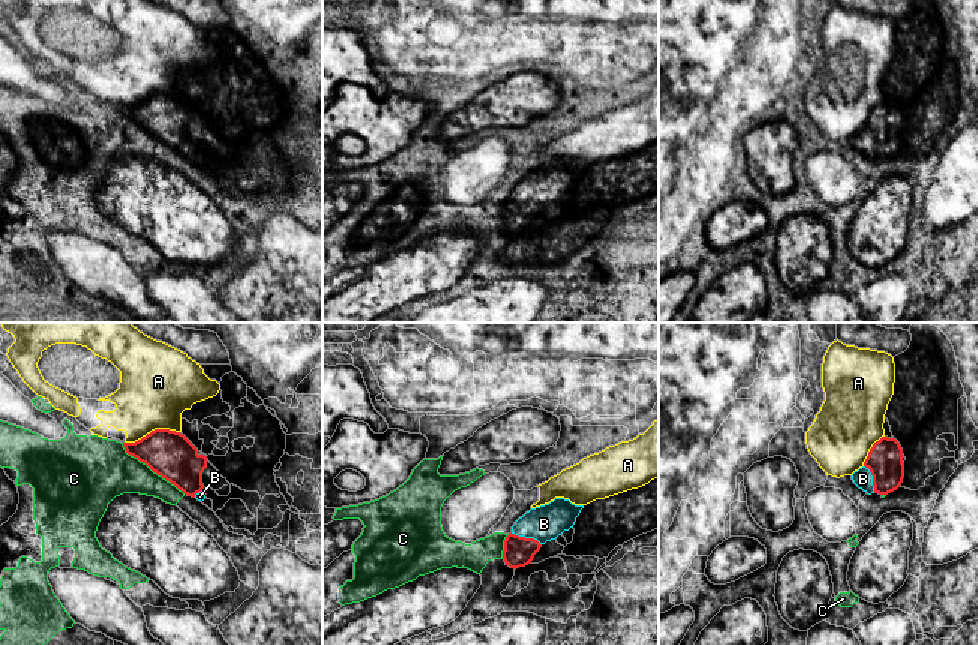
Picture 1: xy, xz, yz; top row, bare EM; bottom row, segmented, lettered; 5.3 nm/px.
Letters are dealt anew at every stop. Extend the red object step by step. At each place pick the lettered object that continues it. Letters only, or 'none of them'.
B

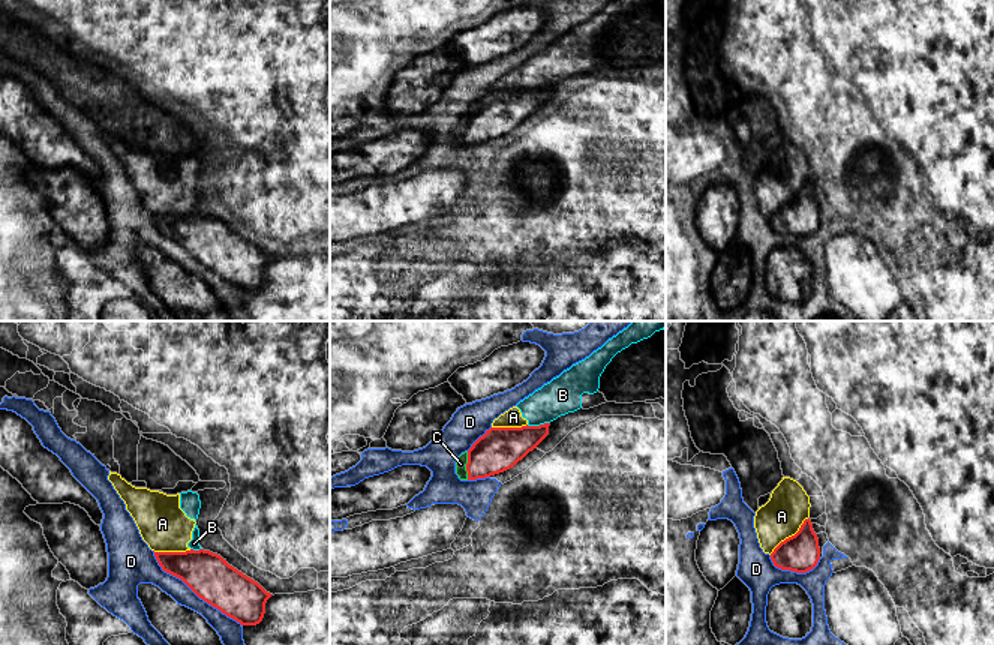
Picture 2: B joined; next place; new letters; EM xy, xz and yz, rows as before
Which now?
C

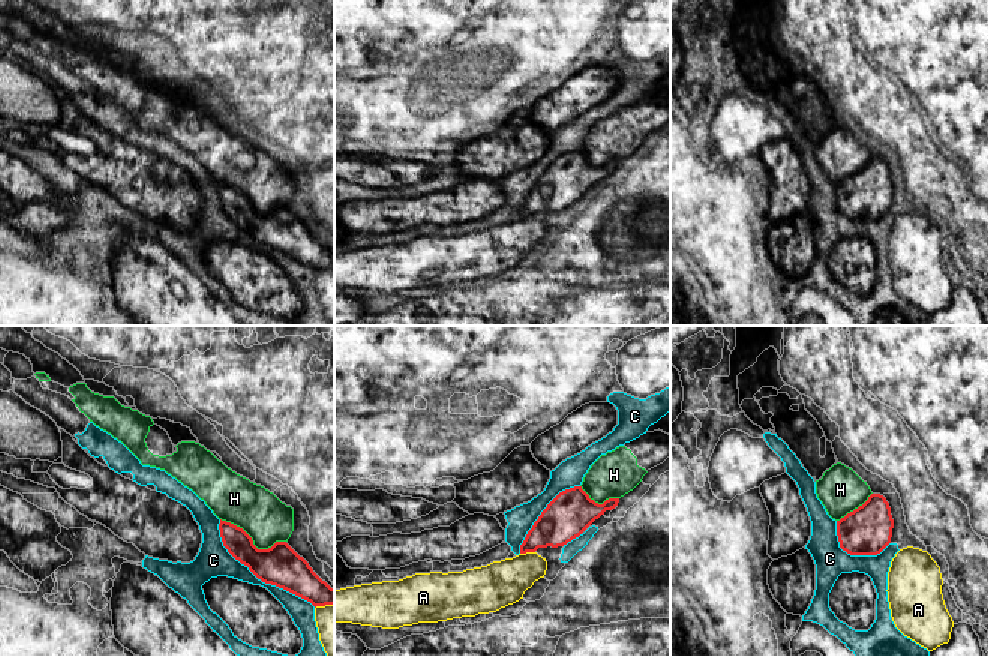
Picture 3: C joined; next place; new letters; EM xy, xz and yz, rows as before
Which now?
none of them

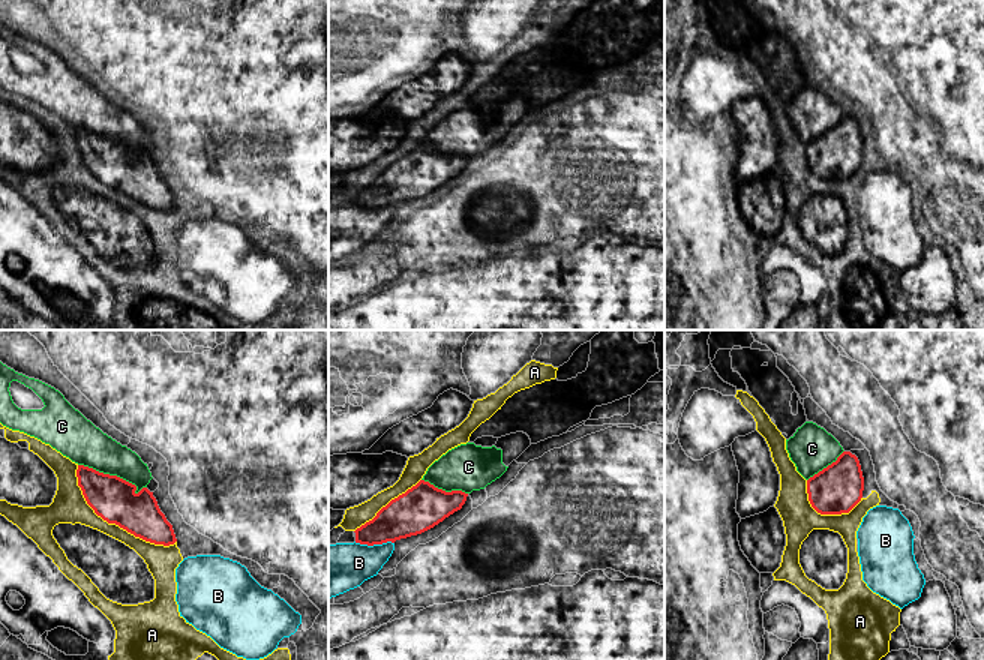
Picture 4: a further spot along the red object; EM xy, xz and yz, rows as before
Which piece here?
none of them

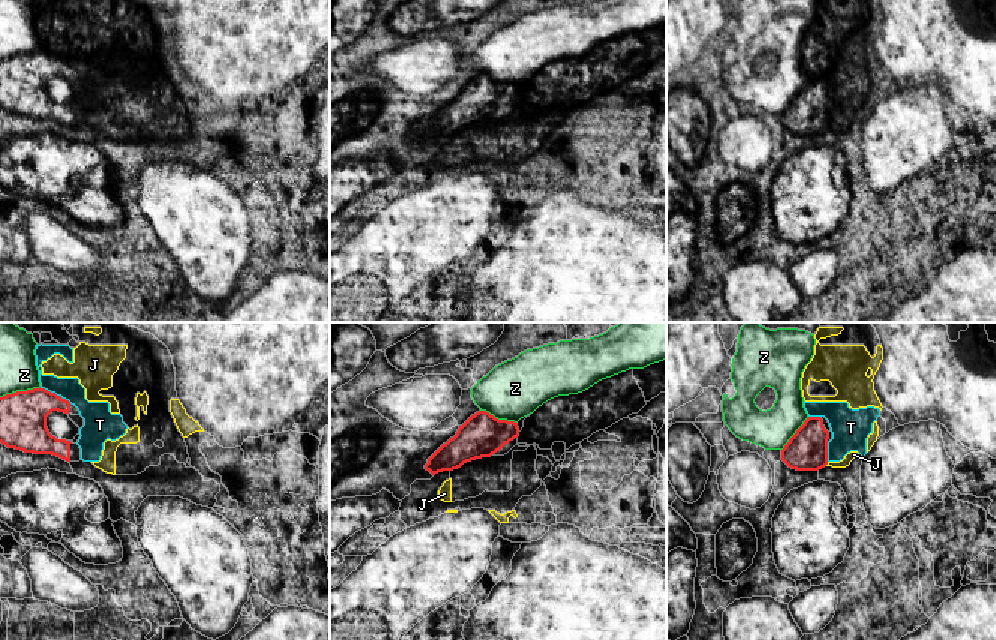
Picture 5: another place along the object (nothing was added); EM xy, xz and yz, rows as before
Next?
none of them

